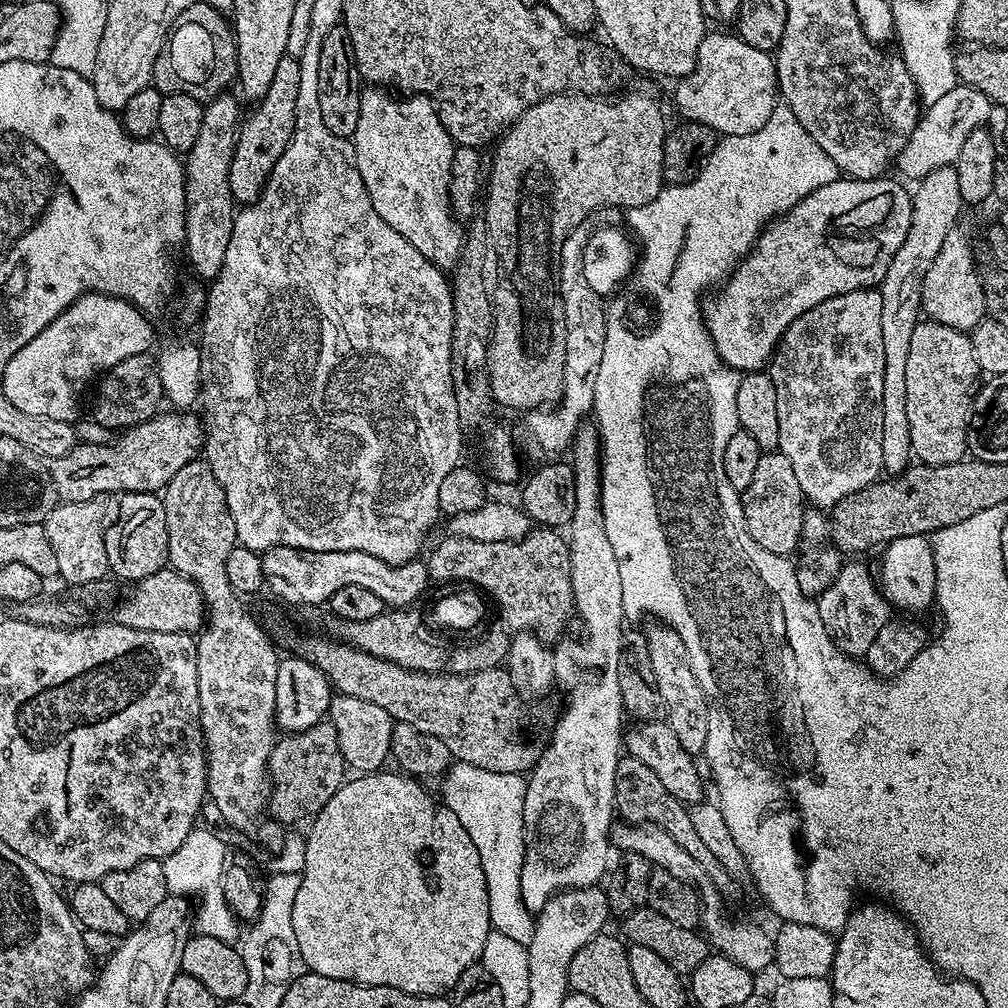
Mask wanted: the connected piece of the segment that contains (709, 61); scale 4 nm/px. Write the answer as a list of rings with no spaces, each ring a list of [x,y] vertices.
[[[709,31],[698,48],[694,70],[676,84],[676,108],[681,117],[710,126],[721,137],[762,130],[778,103],[773,53],[750,46],[739,35],[731,35]]]

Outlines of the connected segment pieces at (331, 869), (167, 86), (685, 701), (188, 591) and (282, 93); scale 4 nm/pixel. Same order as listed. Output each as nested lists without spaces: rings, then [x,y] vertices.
[[[381,770],[378,772],[370,772],[367,774],[357,775],[357,780],[349,779],[334,794],[334,798],[330,798],[330,802],[326,802],[326,806],[322,806],[322,810],[316,813],[311,821],[312,829],[308,832],[308,841],[304,844],[304,868],[300,872],[300,885],[298,886],[298,898],[294,898],[294,910],[292,911],[292,921],[294,922],[294,938],[298,938],[298,950],[301,958],[304,959],[304,967],[309,972],[317,972],[326,978],[338,978],[339,980],[349,980],[355,984],[369,984],[370,986],[386,986],[394,990],[402,990],[406,994],[414,994],[415,996],[444,996],[451,993],[452,988],[458,982],[458,978],[462,978],[462,970],[469,968],[471,964],[477,963],[483,953],[483,947],[486,943],[486,936],[489,929],[492,928],[490,920],[490,911],[487,906],[487,888],[486,879],[483,878],[482,861],[479,857],[478,850],[470,840],[466,830],[462,828],[462,823],[458,822],[457,815],[453,814],[444,803],[439,799],[436,800],[423,788],[419,779],[413,778],[399,770]]]
[[[193,2],[178,14],[168,31],[168,40],[158,54],[152,71],[152,84],[165,94],[190,94],[207,102],[221,95],[236,75],[236,38],[233,25],[225,13],[206,6],[203,2]]]
[[[652,622],[644,637],[650,650],[650,666],[654,670],[654,682],[658,682],[658,694],[662,694],[663,719],[678,738],[682,750],[693,758],[699,757],[706,746],[706,733],[710,730],[710,710],[706,706],[706,694],[690,666],[690,654],[682,638],[667,622]]]
[[[165,566],[162,570],[150,574],[150,578],[135,581],[131,588],[132,593],[115,605],[115,623],[162,634],[171,632],[196,634],[204,627],[206,609],[198,586],[181,572],[174,571],[172,567]]]
[[[285,55],[278,62],[270,90],[255,105],[252,113],[243,117],[236,134],[236,149],[230,162],[230,194],[237,205],[253,204],[262,194],[264,183],[268,181],[274,162],[282,158],[282,150],[294,134],[294,106],[298,102],[298,82],[300,81],[300,61],[297,57]]]

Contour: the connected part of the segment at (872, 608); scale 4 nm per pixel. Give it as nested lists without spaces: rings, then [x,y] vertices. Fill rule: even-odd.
[[[845,563],[838,578],[834,578],[831,586],[816,600],[816,609],[837,648],[853,658],[867,657],[874,638],[878,638],[878,630],[890,619],[888,599],[880,591],[873,569],[871,572],[864,564]]]

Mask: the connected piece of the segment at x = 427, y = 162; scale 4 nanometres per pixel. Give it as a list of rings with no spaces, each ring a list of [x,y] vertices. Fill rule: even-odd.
[[[368,86],[360,93],[360,105],[358,106],[358,126],[356,133],[350,137],[352,147],[356,150],[356,165],[358,166],[358,174],[362,174],[362,182],[366,186],[366,190],[370,194],[370,202],[374,206],[374,210],[378,210],[378,218],[382,218],[382,222],[386,222],[386,226],[394,226],[394,230],[398,230],[398,234],[402,234],[402,238],[406,238],[406,242],[410,242],[410,246],[414,246],[414,250],[418,250],[423,254],[435,268],[441,270],[451,270],[456,266],[456,260],[460,256],[460,247],[464,244],[466,235],[465,229],[460,228],[460,224],[455,220],[452,200],[448,197],[448,187],[450,186],[450,166],[454,158],[454,145],[450,134],[446,130],[446,126],[442,126],[440,115],[436,112],[436,106],[432,103],[429,96],[421,96],[419,94],[408,94],[404,100],[395,100],[383,87]]]

